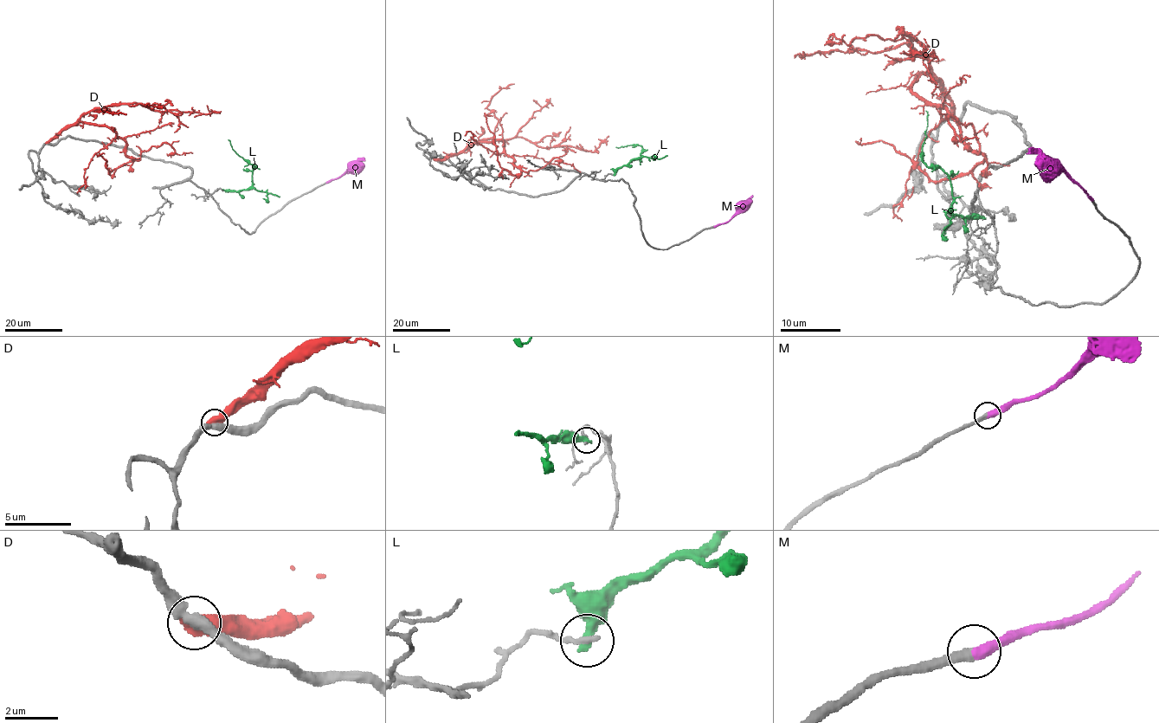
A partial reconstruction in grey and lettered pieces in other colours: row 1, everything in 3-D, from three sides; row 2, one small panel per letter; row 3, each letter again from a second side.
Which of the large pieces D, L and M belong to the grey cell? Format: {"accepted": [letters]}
{"accepted": ["M"]}

